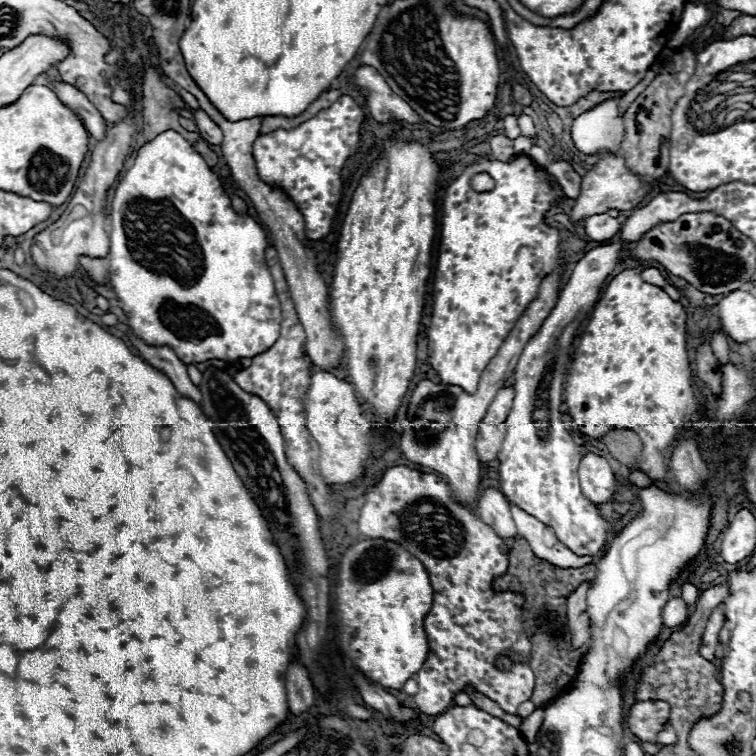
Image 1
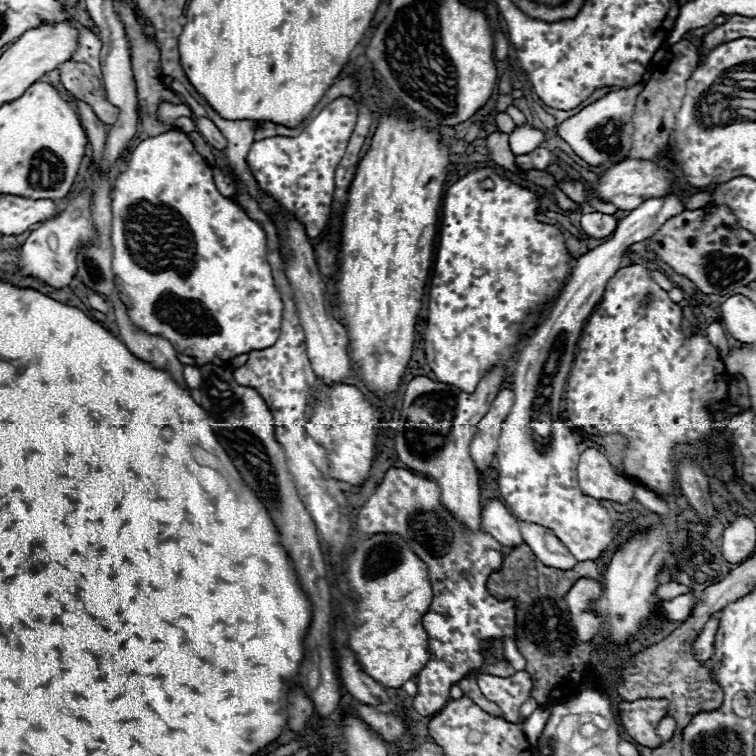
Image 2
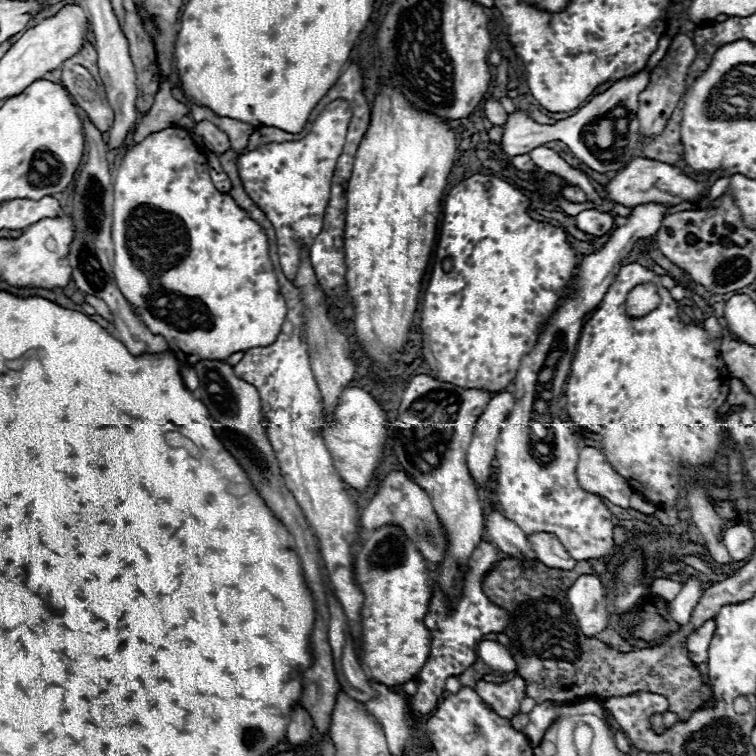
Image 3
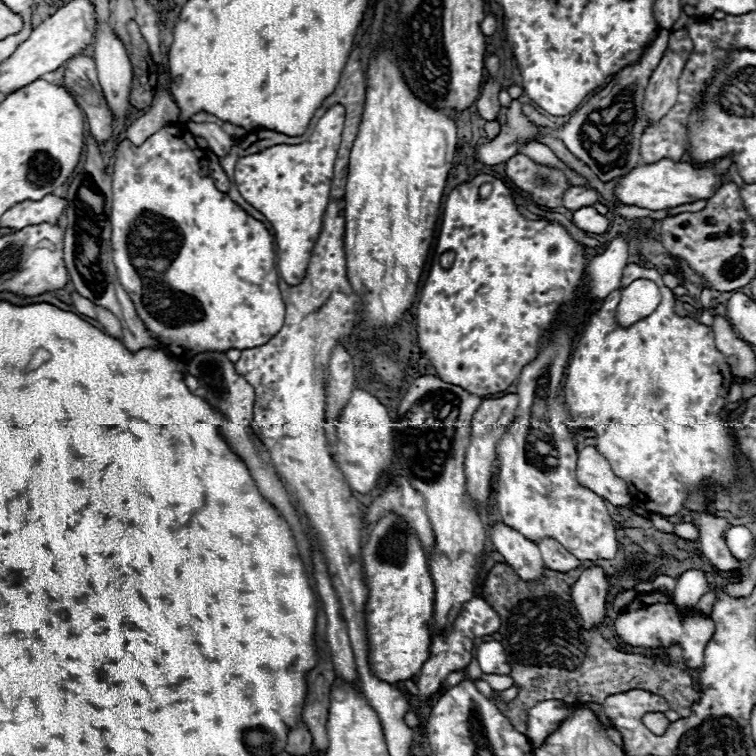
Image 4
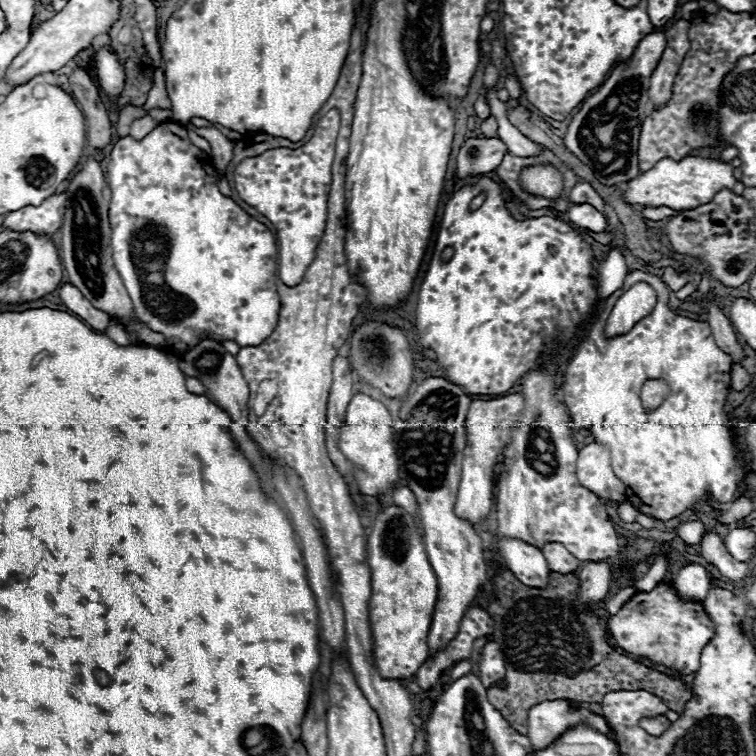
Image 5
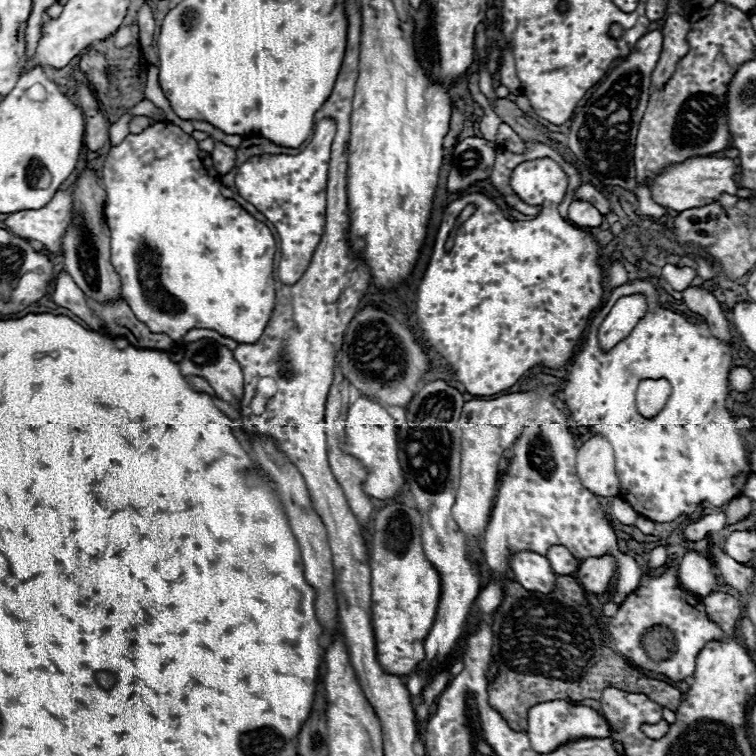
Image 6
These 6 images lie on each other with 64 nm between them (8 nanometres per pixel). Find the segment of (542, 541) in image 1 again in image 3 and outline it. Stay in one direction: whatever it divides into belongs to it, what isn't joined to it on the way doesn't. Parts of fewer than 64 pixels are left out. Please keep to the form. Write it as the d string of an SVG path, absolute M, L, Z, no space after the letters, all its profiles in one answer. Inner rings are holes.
M534 532L526 534L530 540L530 546L534 548L538 560L546 564L548 568L558 568L558 570L572 570L576 560L566 552L566 548L558 542L558 538L550 532Z

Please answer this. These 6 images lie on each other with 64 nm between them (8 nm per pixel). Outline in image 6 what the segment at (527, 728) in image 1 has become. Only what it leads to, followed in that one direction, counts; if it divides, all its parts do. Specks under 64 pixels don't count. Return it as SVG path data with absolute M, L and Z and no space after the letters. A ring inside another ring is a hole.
M552 700L552 702L542 702L536 704L528 710L528 736L530 736L530 744L536 752L552 752L556 750L560 744L574 740L574 738L608 738L610 736L610 726L606 722L606 718L588 708L588 706L574 706L566 700Z

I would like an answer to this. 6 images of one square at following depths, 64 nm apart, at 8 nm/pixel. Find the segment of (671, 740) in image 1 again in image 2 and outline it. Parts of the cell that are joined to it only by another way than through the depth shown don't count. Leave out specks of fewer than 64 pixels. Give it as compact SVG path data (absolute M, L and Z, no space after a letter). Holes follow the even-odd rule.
M664 716L664 718L660 720L660 724L658 724L658 736L660 736L664 742L668 742L668 740L672 740L674 730L676 730L674 718L672 718L672 716Z

